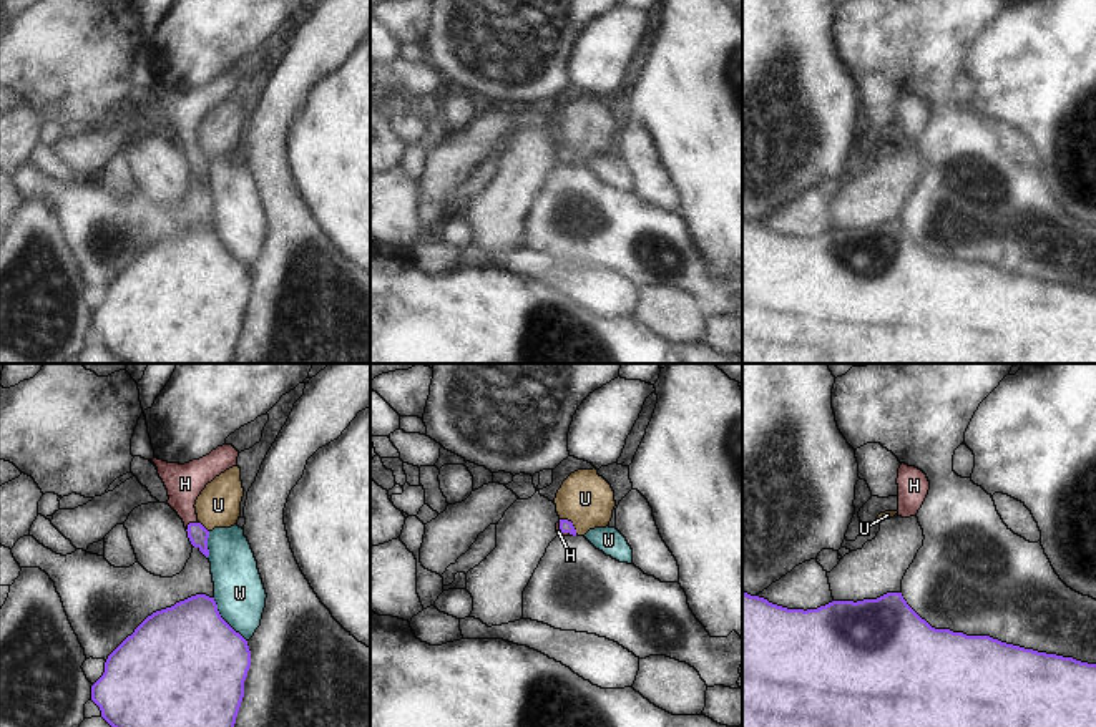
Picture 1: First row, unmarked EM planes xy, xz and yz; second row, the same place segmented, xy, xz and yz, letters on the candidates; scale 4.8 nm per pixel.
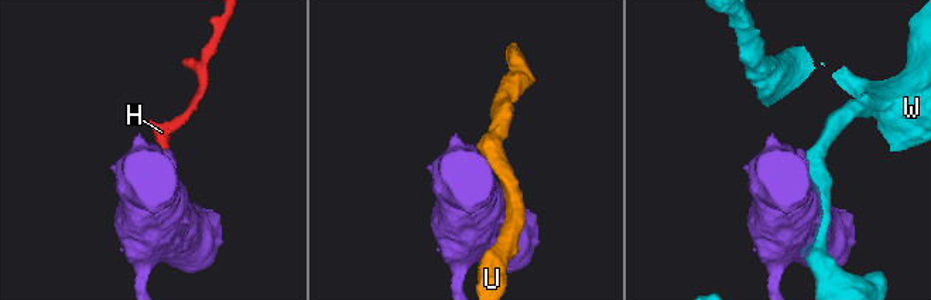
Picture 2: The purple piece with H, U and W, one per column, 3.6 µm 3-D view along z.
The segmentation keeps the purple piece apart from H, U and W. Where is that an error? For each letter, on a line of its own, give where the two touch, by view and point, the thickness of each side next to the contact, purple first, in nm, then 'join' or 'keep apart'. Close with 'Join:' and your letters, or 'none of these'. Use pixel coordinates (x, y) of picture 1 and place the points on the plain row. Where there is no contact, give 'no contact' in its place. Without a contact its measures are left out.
H: xy (190, 151) | 100/180 nm | join
U: xz (572, 151) | 60/260 nm | keep apart
W: xy (223, 248) | 500/240 nm | keep apart
Join: H

